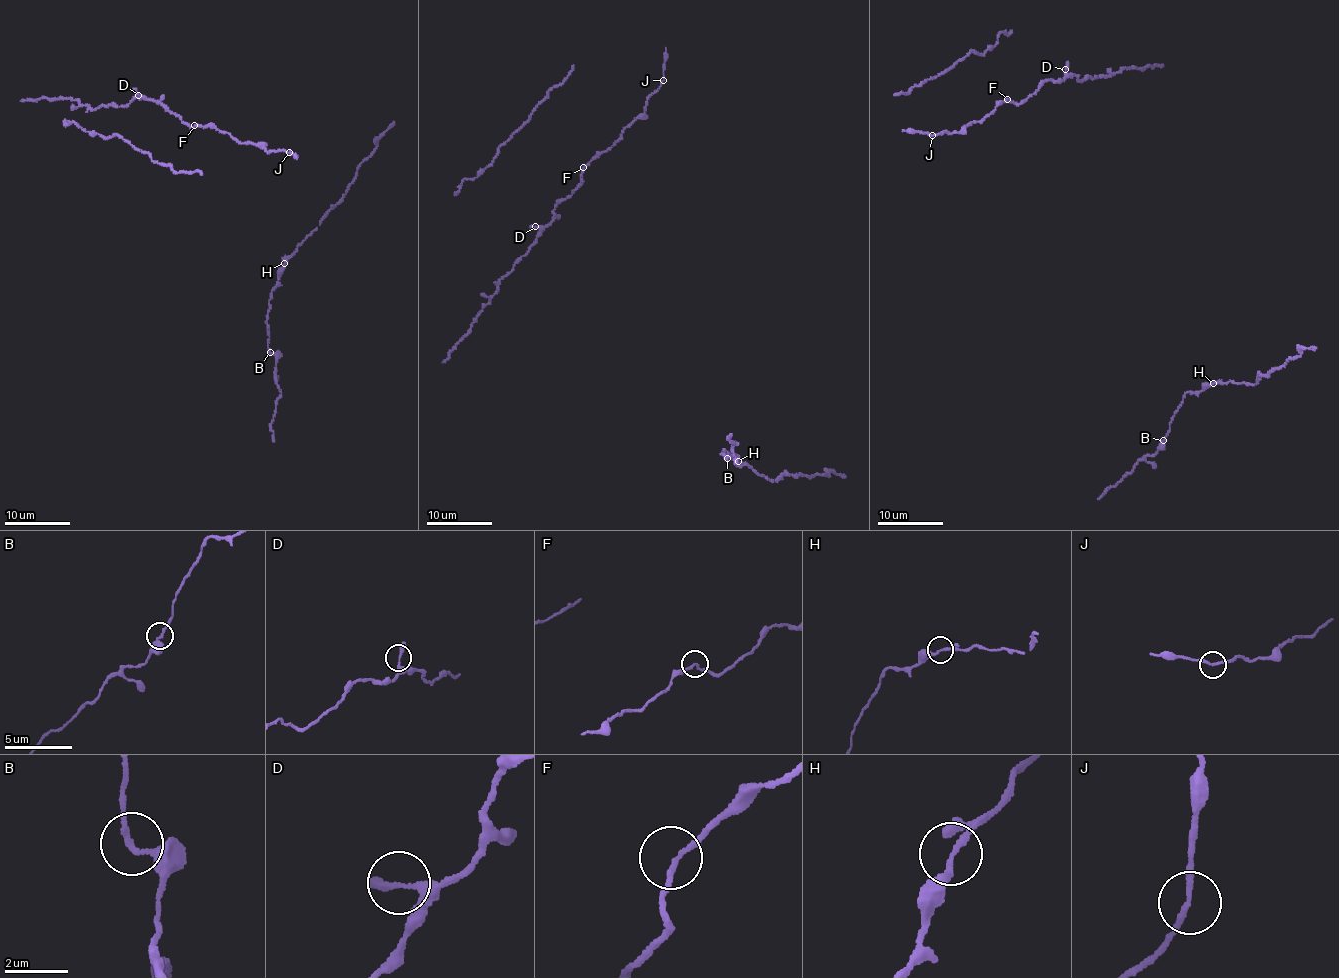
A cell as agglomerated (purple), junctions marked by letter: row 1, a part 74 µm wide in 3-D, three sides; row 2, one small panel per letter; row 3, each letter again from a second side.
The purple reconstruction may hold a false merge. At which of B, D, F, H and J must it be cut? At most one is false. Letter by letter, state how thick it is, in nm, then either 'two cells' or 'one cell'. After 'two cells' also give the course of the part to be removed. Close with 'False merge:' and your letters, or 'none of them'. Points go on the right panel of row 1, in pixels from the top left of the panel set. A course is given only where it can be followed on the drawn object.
B: 160 nm thick; one cell
D: 240 nm thick; one cell
F: 150 nm thick; one cell
H: 180 nm thick; one cell
J: 170 nm thick; one cell
False merge: none of them

